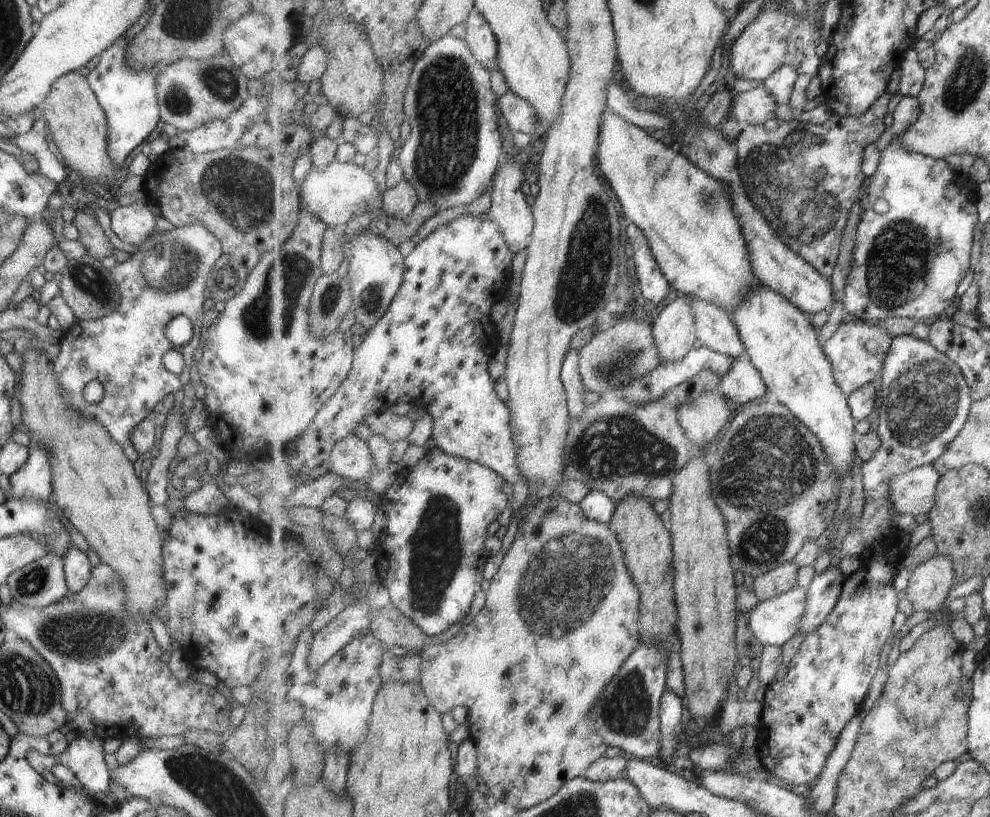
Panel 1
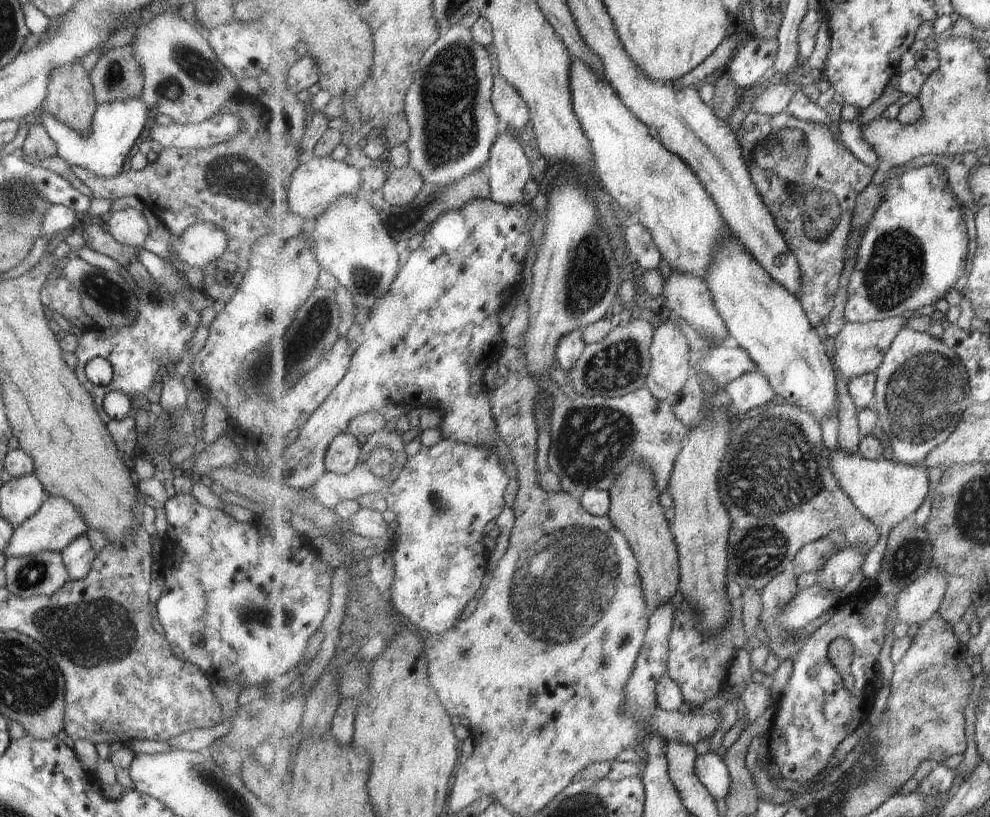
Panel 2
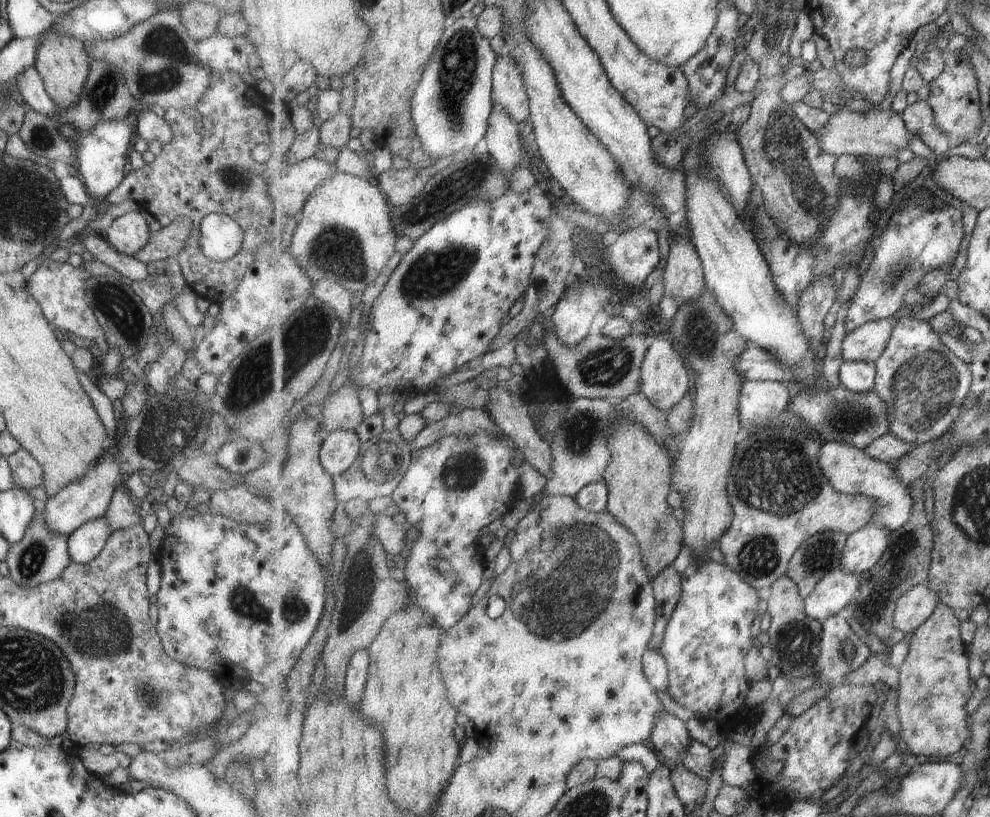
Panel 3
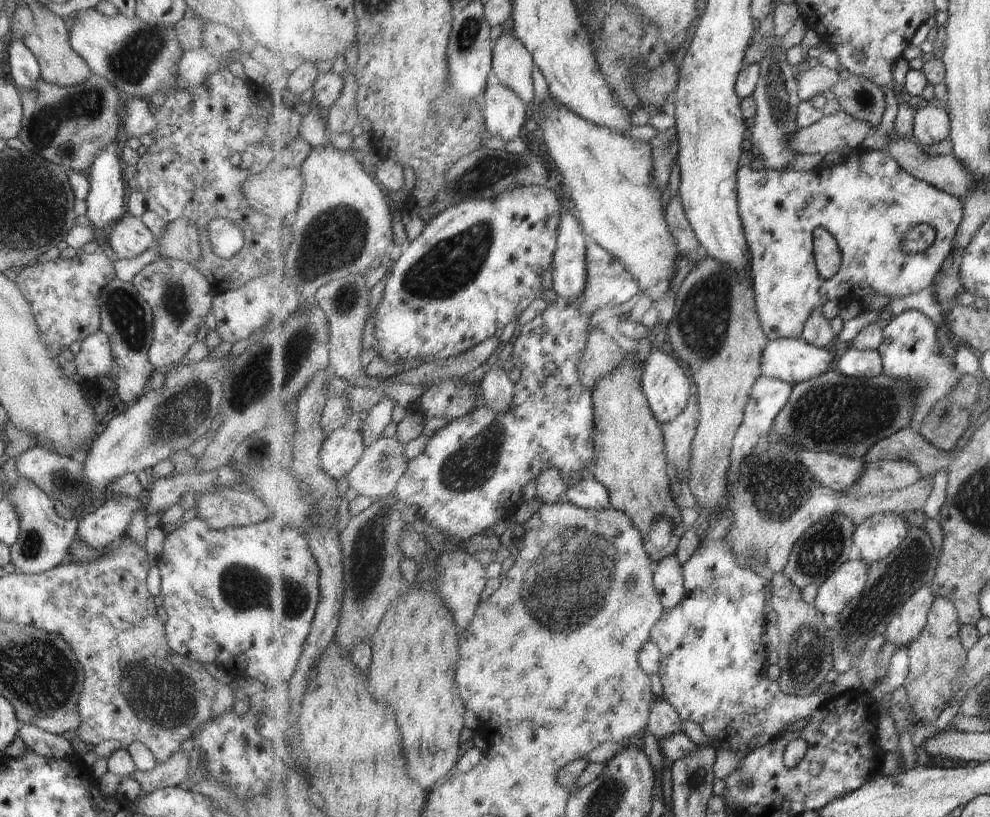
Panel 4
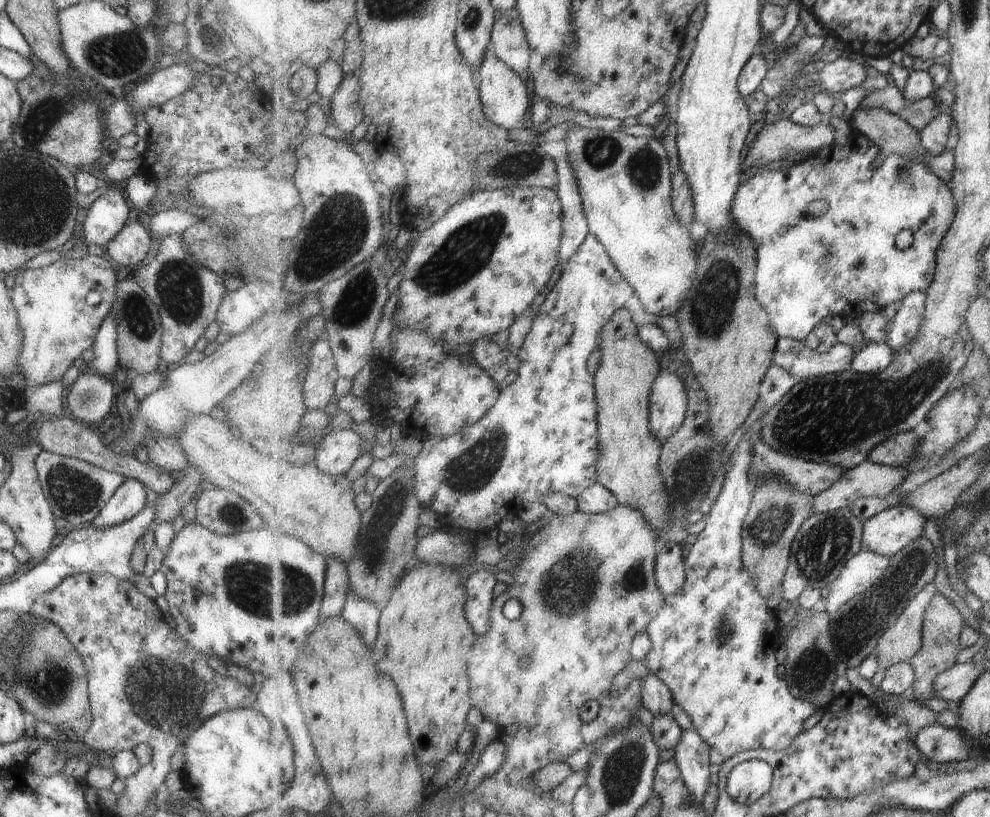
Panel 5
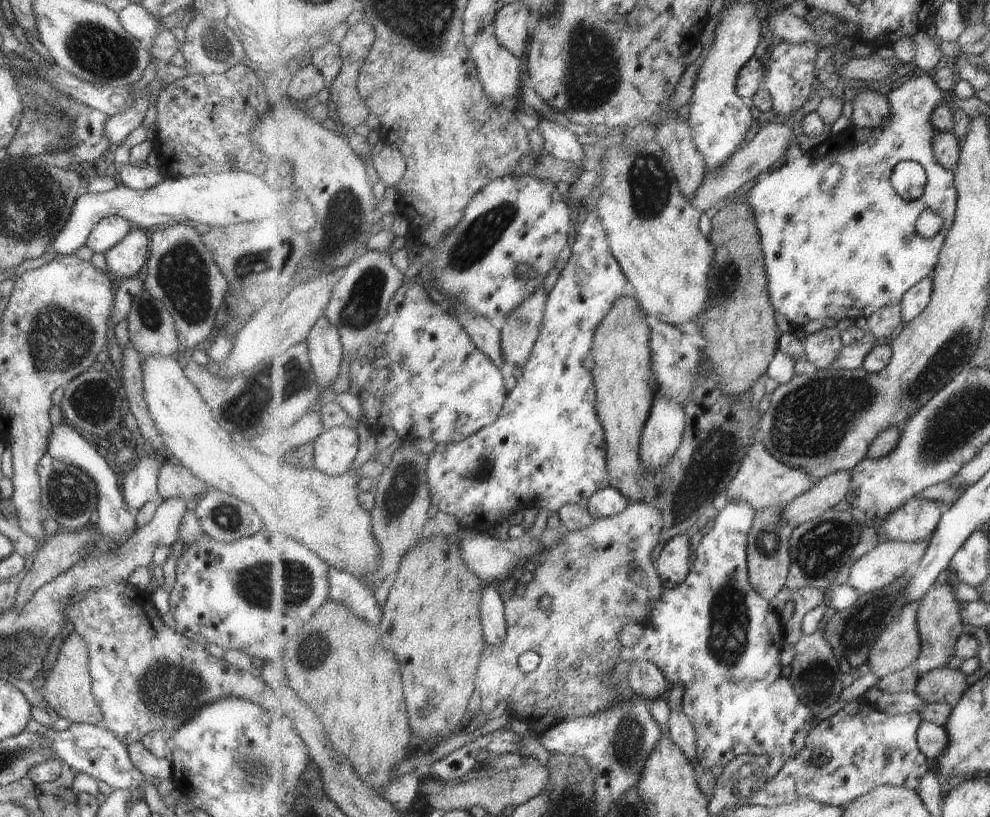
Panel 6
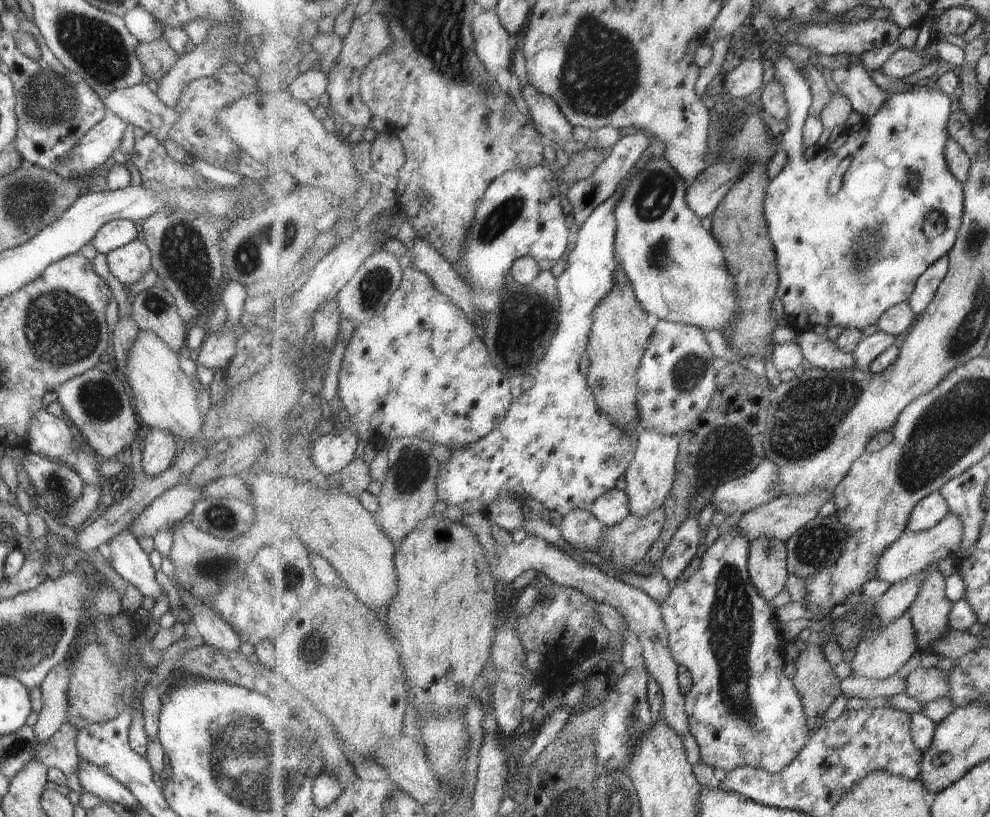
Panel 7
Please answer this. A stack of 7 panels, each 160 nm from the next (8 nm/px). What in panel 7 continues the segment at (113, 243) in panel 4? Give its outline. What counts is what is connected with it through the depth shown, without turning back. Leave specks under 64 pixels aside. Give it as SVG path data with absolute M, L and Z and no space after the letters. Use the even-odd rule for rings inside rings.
M138 239L106 254L111 274L126 289L136 283L150 269L150 252Z

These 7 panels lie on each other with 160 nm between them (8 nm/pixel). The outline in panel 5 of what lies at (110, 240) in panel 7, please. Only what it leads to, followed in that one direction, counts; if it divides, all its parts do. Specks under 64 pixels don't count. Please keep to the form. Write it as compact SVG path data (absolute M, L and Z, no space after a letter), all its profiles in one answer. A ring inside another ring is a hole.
M110 187L88 206L82 220L80 240L87 246L94 244L101 248L121 230L125 222L130 220L130 213L121 192Z

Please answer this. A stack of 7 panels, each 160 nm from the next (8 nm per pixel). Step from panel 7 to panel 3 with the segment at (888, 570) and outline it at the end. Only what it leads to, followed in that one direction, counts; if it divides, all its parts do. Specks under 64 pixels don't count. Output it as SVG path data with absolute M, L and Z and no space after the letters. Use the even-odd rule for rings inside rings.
M842 565L818 581L815 590L805 600L807 614L818 621L826 621L843 614L845 606L856 598L861 576Z

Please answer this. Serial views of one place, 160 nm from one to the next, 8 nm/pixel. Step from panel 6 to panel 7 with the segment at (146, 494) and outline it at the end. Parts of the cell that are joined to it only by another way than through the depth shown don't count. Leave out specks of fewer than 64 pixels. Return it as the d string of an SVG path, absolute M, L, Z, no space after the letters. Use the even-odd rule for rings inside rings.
M151 427L141 448L140 463L144 475L158 475L171 464L180 443L167 431Z

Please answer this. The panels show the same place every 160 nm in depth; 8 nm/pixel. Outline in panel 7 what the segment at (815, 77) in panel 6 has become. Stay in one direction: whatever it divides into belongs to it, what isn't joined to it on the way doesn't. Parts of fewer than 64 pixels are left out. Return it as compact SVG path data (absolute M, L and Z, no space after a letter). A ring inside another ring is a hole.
M780 54L775 62L775 79L779 79L784 84L784 91L788 100L789 116L783 126L783 132L778 138L779 147L786 152L787 163L783 170L770 180L767 196L764 202L764 213L770 228L770 239L774 242L776 253L778 254L778 273L780 283L778 286L778 298L782 301L784 312L787 314L787 324L793 327L797 332L806 333L812 331L815 326L825 326L825 328L833 328L839 326L843 331L845 329L865 330L867 326L875 326L878 324L879 318L883 316L892 306L908 301L914 293L917 281L922 274L927 272L934 262L940 258L947 257L951 250L954 249L958 232L962 228L963 214L965 210L964 184L950 171L946 159L946 144L950 139L948 135L948 124L953 114L951 108L952 97L945 94L940 88L914 87L911 91L904 93L895 93L889 96L884 102L881 110L868 117L863 122L858 122L853 127L847 128L836 138L827 149L821 149L812 159L805 159L804 151L804 126L806 125L807 110L811 110L811 86L807 82L807 73L802 72L801 67L793 64L786 56ZM911 172L916 176L917 180L914 187L908 186L904 179ZM937 210L946 217L946 229L941 235L927 238L923 232L923 224L925 218L929 216L929 212Z

